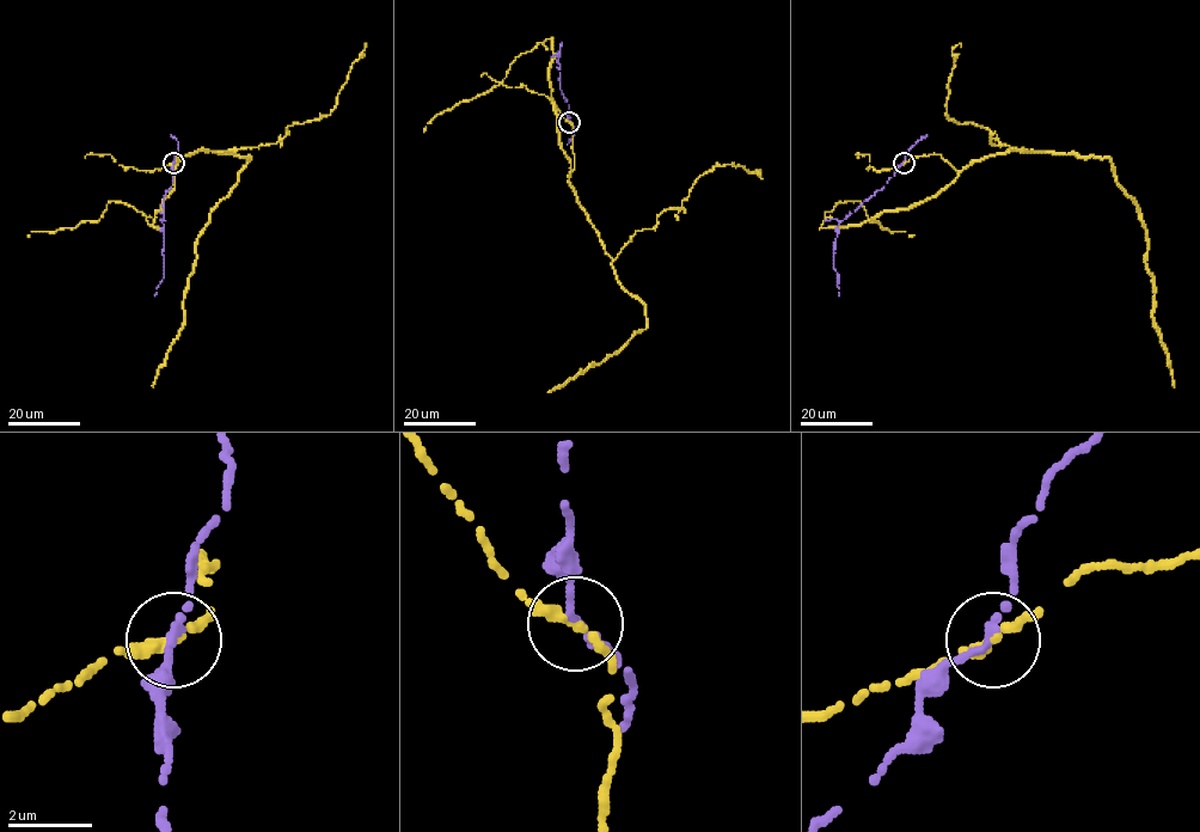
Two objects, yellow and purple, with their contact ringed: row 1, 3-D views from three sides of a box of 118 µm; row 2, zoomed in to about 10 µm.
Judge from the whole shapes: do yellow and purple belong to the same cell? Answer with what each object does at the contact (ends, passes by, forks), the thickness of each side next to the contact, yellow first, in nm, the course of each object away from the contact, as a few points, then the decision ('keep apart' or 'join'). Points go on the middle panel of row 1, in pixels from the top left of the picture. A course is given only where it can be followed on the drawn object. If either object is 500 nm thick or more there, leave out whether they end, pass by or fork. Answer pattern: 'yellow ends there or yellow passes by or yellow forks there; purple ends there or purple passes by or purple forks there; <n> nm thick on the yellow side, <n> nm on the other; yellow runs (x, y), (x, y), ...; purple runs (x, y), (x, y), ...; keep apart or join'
yellow passes by; purple passes by; 240 nm thick on the yellow side, 190 nm on the other; yellow runs (569, 122), (574, 157), (569, 184), (611, 258), (618, 282), (643, 304), (647, 325), (600, 364), (549, 391); purple runs (569, 122), (569, 105), (561, 89), (561, 52), (550, 56); keep apart

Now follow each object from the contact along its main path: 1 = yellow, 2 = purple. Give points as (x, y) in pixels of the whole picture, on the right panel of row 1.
1: (904, 163), (938, 154), (960, 172), (1012, 151), (1107, 157), (1145, 228), (1155, 328), (1174, 386)
2: (904, 163), (882, 189), (837, 226), (834, 251), (838, 297)

